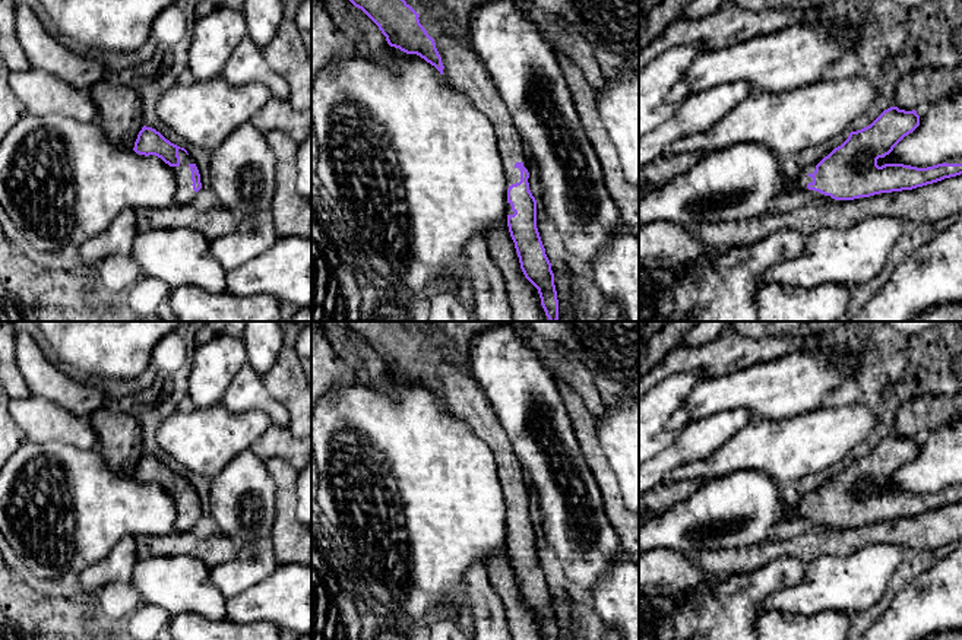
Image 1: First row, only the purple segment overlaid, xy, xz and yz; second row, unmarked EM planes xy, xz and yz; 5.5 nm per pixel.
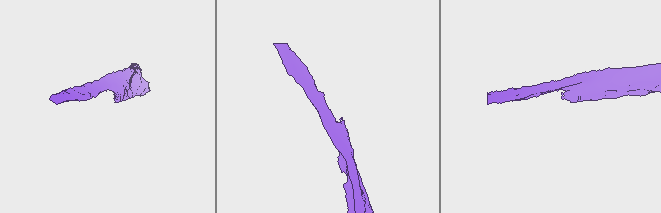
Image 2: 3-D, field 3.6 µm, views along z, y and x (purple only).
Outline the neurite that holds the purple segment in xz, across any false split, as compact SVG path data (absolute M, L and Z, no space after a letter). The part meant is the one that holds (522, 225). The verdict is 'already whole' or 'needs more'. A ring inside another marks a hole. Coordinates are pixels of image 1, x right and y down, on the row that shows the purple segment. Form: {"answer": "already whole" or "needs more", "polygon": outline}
{"answer": "needs more", "polygon": "M349 0L361 9L382 31L390 47L399 48L406 54L417 54L434 66L444 76L446 83L463 94L481 114L484 114L497 137L499 155L504 177L509 183L507 203L513 215L507 215L507 226L519 257L525 278L538 289L541 305L550 321L558 320L558 300L554 285L551 263L545 254L537 228L537 200L529 190L529 172L525 161L525 143L513 124L510 113L499 95L484 61L477 58L469 39L456 34L449 19L439 12L430 0Z"}

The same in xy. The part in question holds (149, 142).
{"answer": "needs more", "polygon": "M143 126L137 134L133 151L139 155L155 155L168 164L175 175L175 203L190 205L202 188L200 174L184 148L167 140L159 132Z"}

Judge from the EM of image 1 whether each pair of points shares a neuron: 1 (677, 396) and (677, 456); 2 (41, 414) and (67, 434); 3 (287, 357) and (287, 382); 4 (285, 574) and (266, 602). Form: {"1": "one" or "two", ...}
{"1": "two", "2": "one", "3": "one", "4": "one"}

